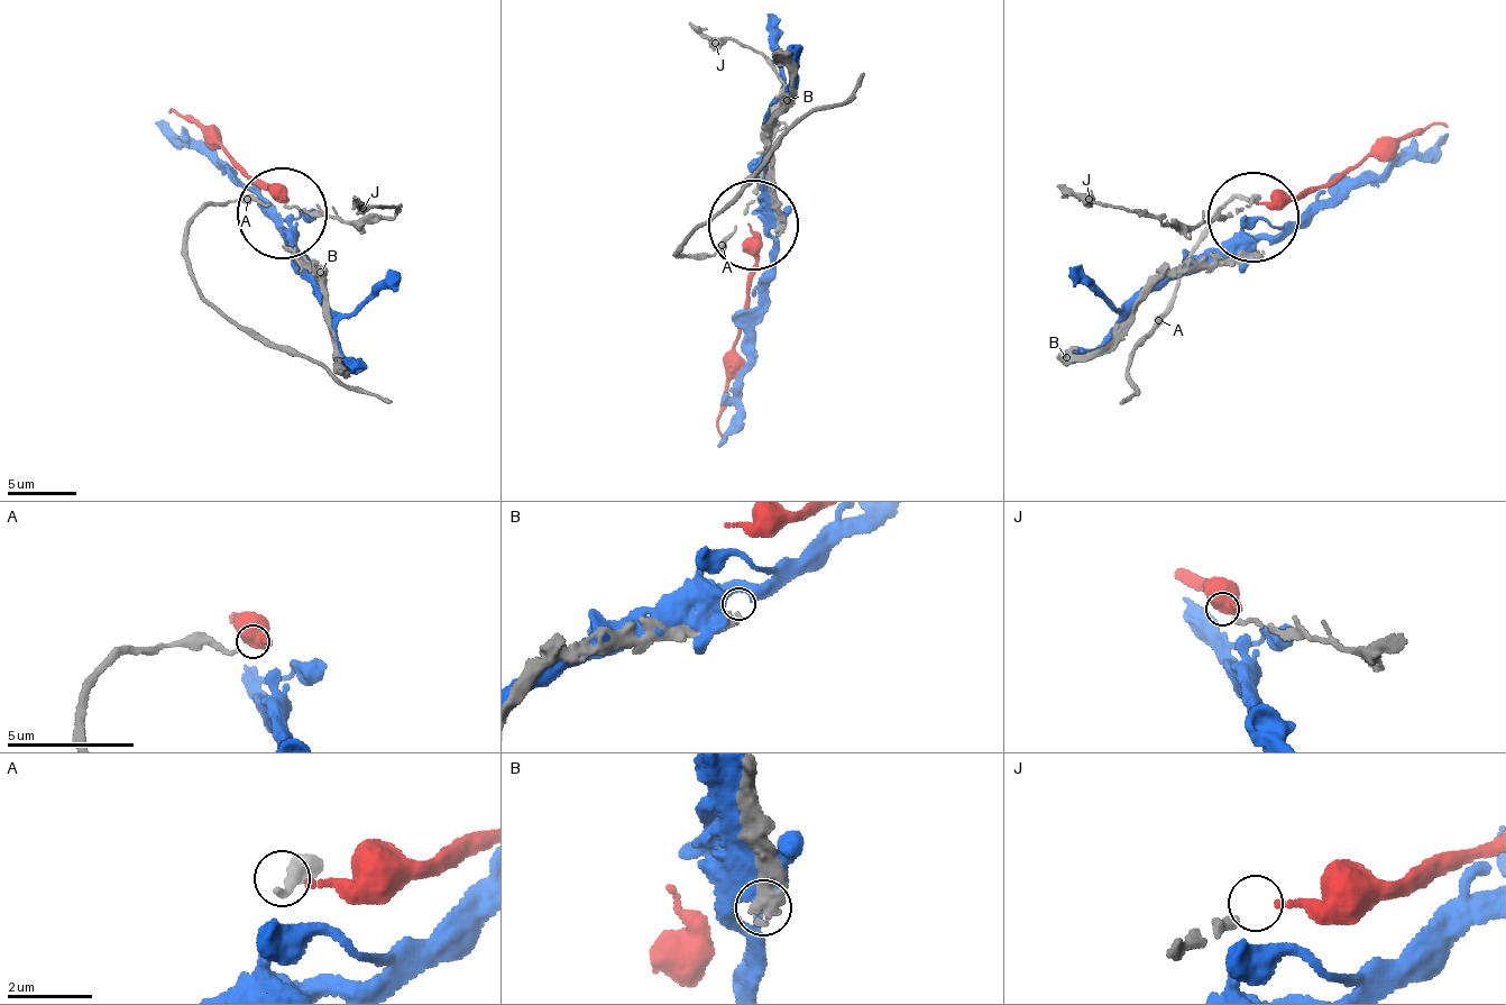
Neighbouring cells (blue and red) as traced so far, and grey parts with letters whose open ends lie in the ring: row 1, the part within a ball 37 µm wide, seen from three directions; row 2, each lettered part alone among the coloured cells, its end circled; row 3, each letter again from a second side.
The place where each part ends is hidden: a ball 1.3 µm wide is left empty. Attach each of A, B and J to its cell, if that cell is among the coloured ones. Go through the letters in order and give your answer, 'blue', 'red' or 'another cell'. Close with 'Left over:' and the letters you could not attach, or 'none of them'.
A: red
B: another cell
J: another cell
Left over: B, J

